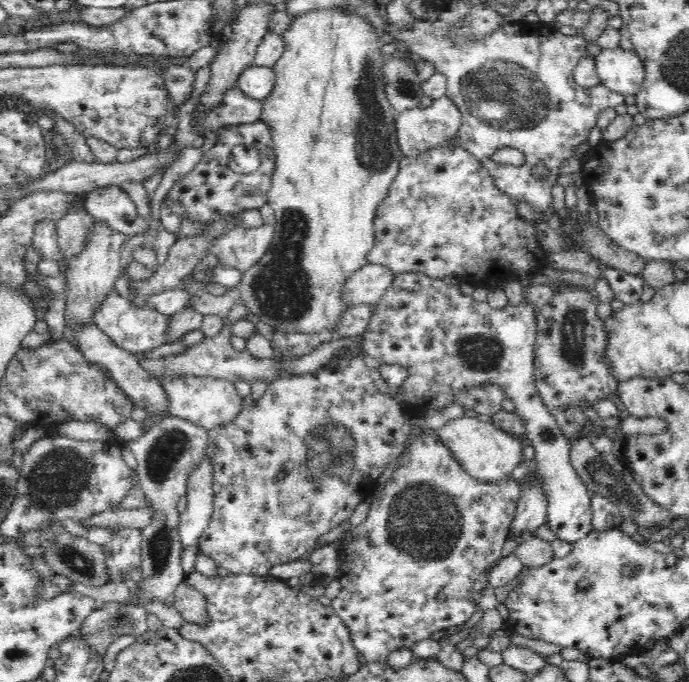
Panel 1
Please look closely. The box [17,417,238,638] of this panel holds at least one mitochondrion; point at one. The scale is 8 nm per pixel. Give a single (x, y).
(56, 480)

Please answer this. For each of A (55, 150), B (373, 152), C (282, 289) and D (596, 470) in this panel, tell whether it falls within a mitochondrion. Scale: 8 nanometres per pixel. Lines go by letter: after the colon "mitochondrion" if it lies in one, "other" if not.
A: other
B: mitochondrion
C: mitochondrion
D: mitochondrion

